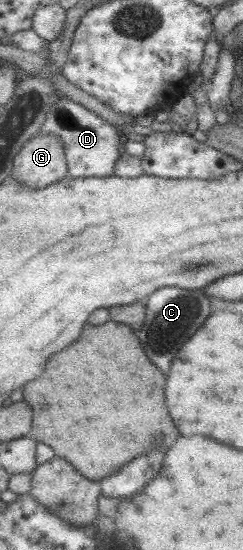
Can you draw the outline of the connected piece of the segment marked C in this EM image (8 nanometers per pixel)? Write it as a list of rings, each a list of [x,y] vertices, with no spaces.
[[[159,287],[145,299],[146,310],[141,327],[143,337],[137,337],[141,341],[141,347],[147,355],[147,359],[163,373],[167,375],[169,363],[175,357],[177,349],[195,333],[195,329],[205,321],[211,312],[211,301],[202,290],[184,290],[180,287]]]

